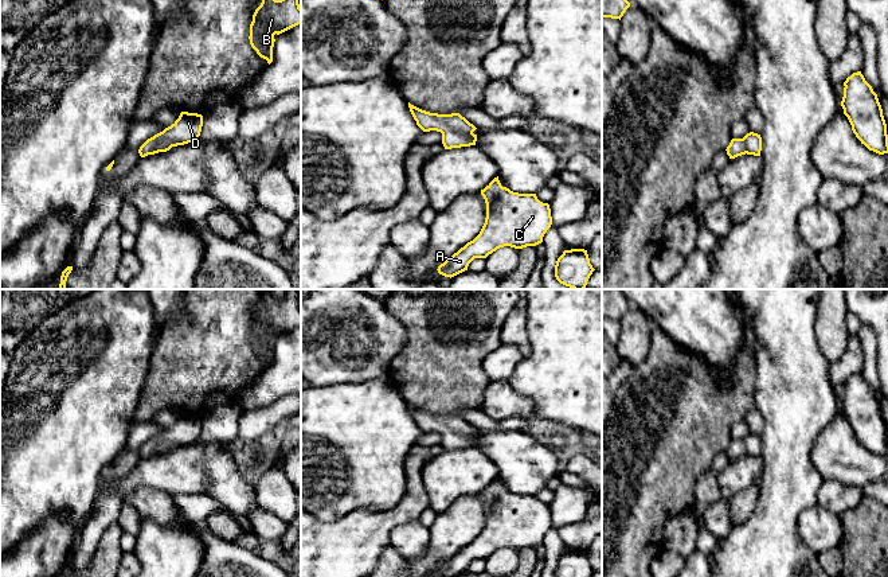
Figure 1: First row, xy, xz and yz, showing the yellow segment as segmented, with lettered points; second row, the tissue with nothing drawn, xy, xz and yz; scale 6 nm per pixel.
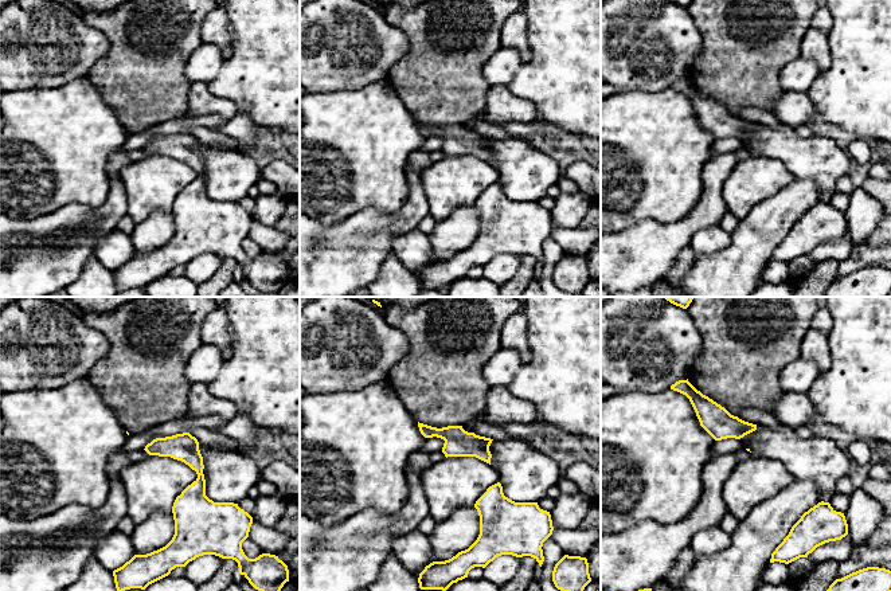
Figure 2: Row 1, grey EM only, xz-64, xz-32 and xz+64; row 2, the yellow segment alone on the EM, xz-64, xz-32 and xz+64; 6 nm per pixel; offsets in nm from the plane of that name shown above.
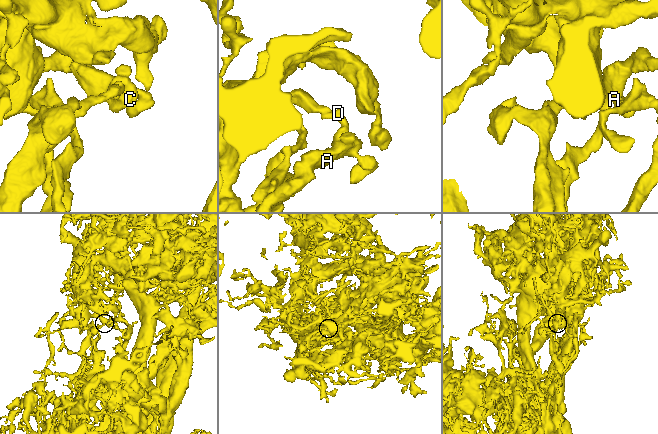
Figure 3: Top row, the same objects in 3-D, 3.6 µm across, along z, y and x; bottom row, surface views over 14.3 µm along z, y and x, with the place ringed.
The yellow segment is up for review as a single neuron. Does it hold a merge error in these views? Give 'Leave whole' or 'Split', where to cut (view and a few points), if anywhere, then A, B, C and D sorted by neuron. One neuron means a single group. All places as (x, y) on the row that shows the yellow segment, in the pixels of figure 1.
Leave whole. No split. Groups: A B C D

